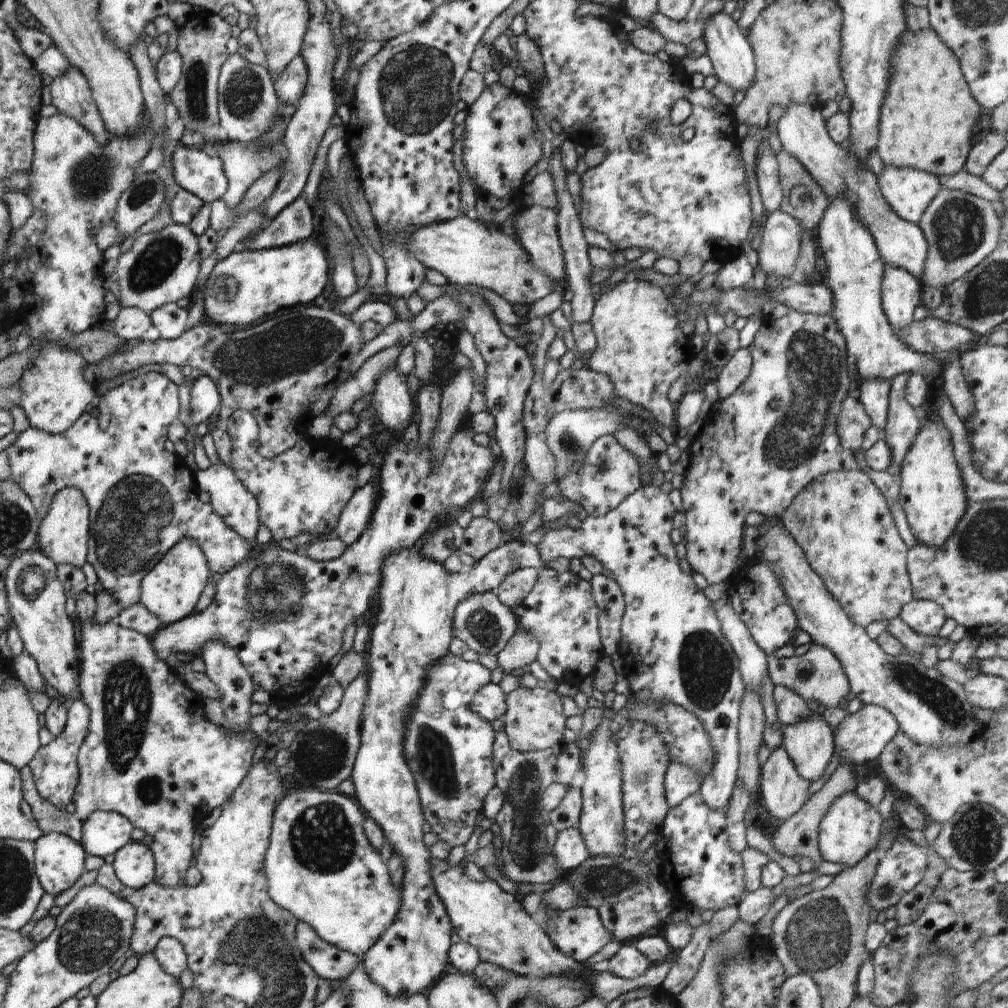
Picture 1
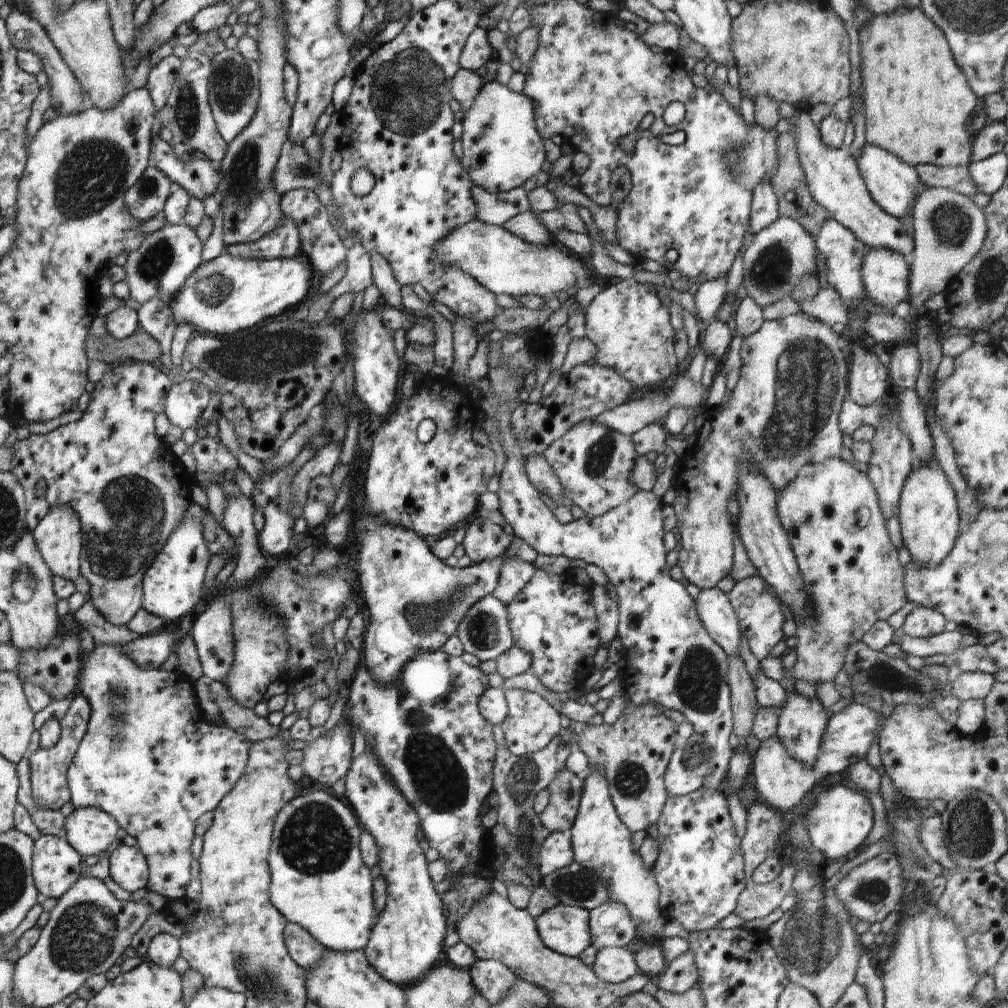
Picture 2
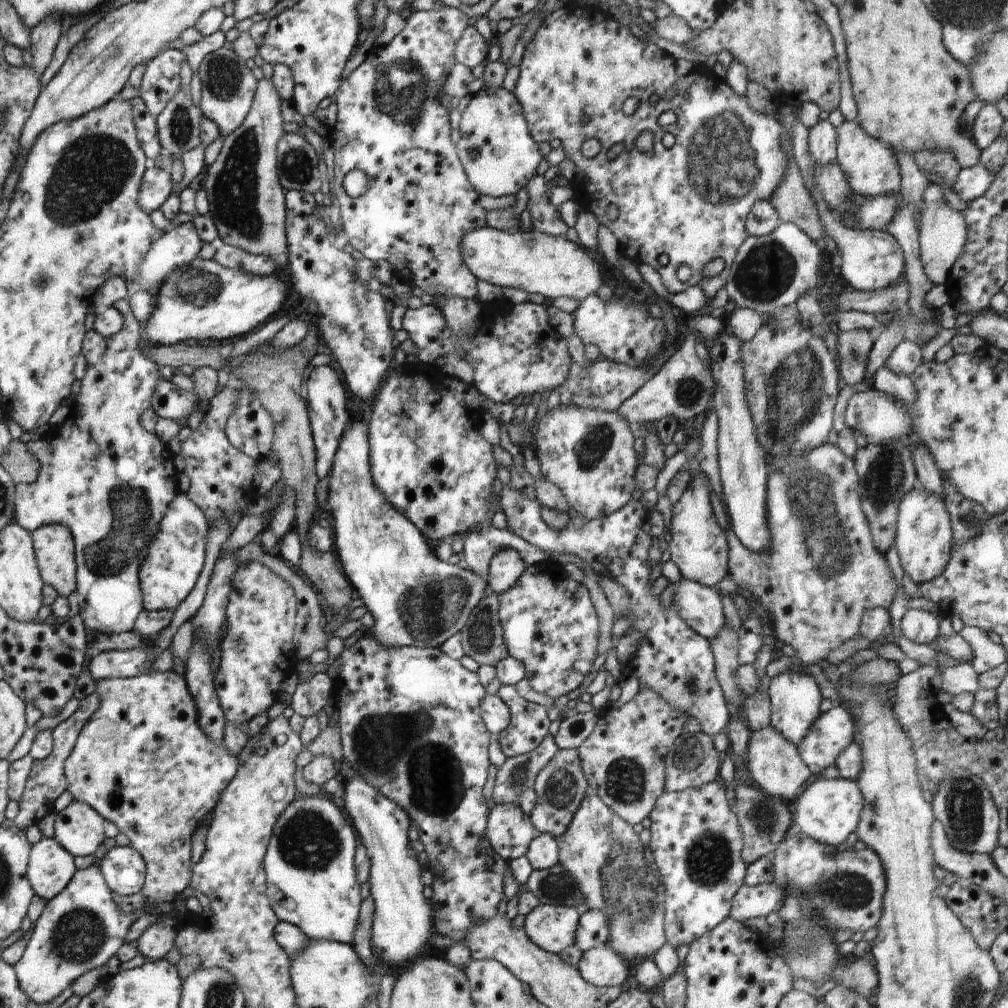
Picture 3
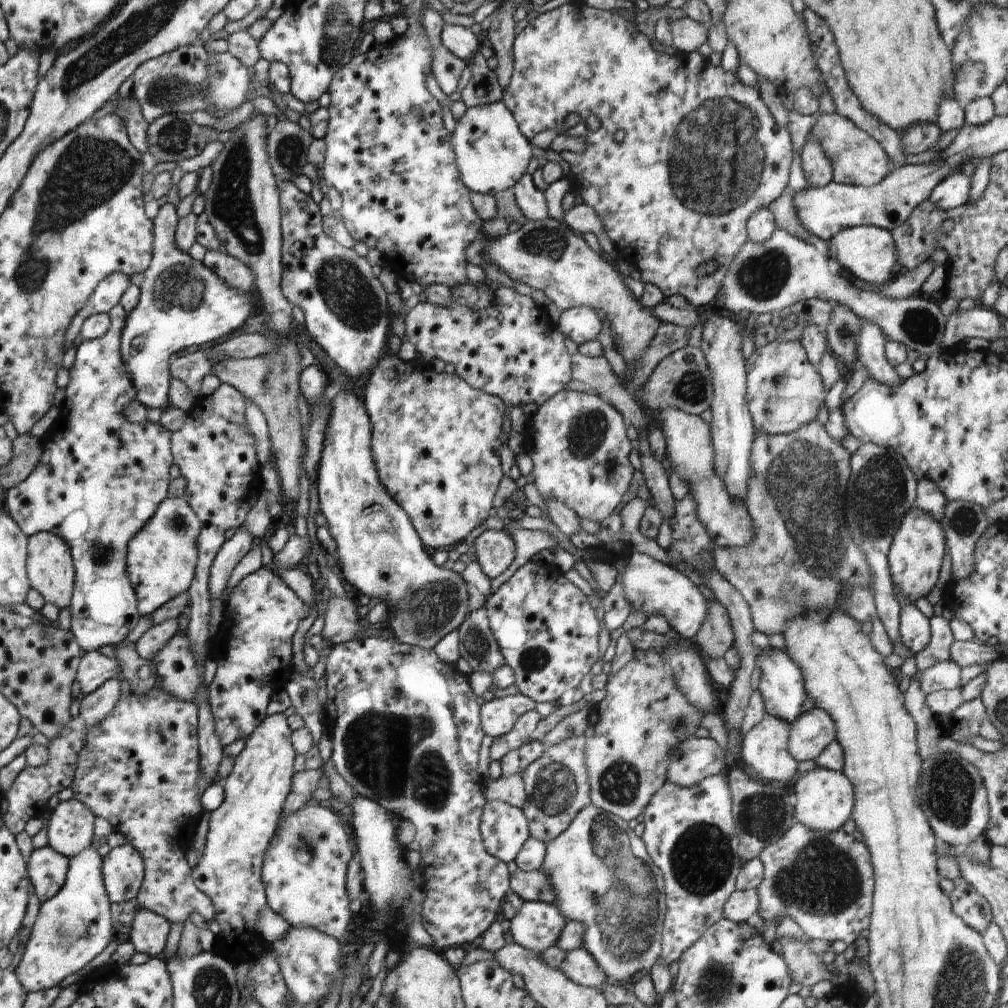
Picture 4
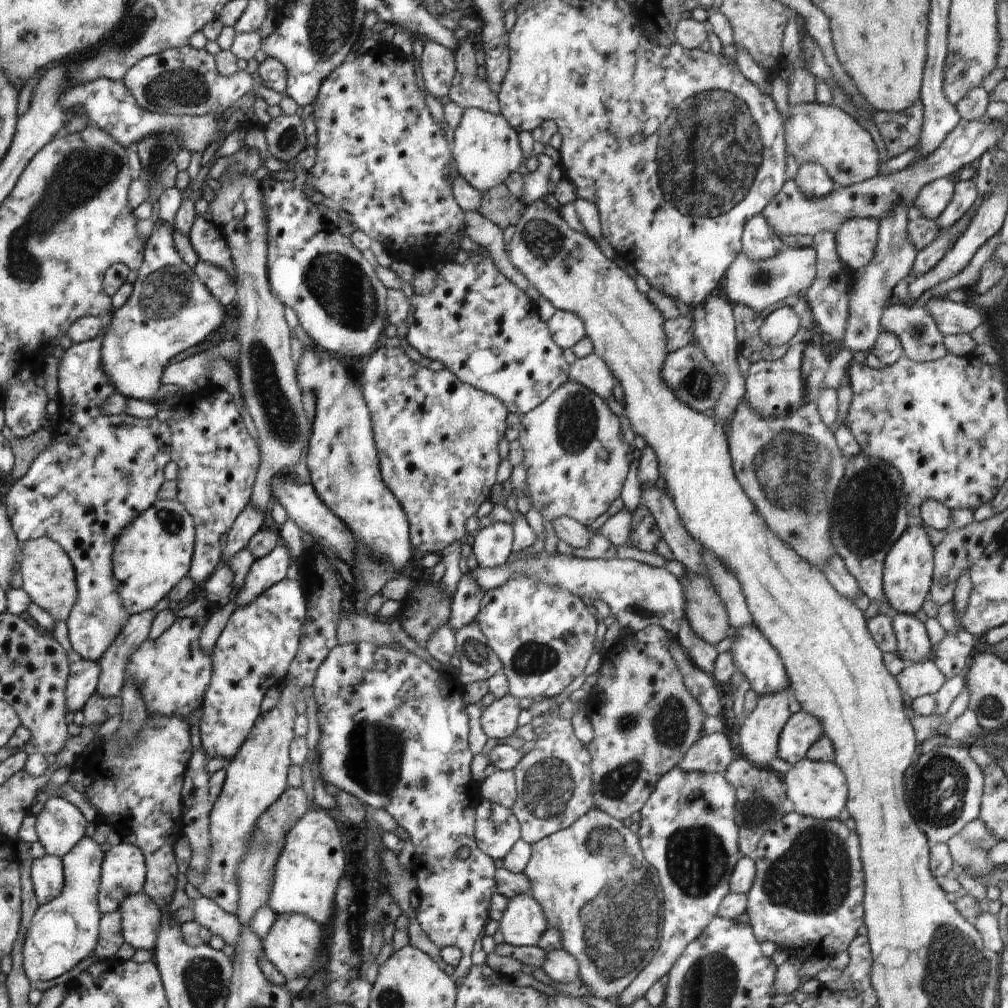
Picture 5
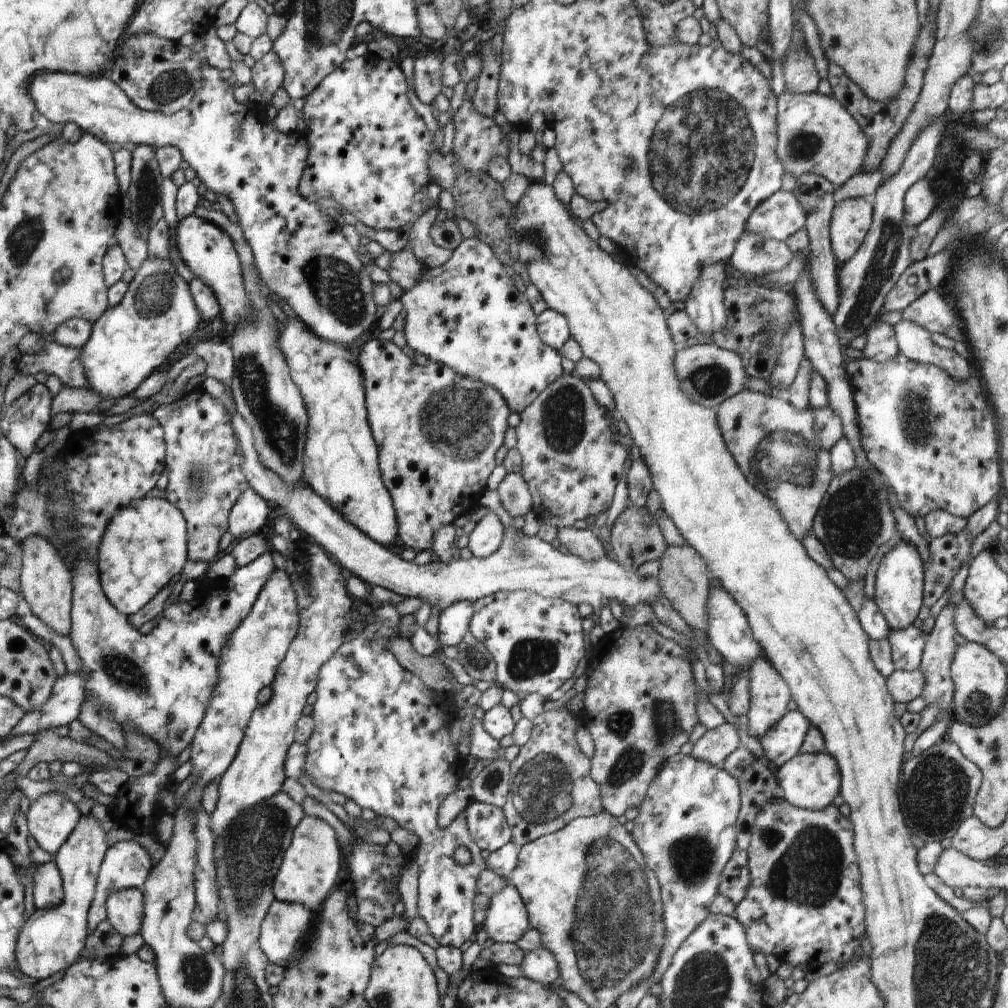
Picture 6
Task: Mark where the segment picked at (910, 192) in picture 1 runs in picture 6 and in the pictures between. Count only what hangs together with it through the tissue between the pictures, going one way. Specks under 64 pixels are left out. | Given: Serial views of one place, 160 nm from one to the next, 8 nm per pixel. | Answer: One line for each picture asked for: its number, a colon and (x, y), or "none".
2: (891, 182)
3: (869, 165)
4: (857, 158)
5: (823, 134)
6: (816, 134)

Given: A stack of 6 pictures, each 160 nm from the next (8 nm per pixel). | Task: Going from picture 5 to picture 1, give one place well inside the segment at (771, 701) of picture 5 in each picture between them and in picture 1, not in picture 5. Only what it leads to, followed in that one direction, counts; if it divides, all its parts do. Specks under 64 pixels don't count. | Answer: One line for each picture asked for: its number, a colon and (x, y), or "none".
1: (784, 791)
2: (782, 780)
3: (775, 764)
4: (764, 749)

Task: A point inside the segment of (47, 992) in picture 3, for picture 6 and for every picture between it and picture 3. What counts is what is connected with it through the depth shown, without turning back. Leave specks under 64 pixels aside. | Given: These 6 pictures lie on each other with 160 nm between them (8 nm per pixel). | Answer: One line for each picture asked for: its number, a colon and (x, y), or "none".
4: (72, 928)
5: (63, 933)
6: (51, 940)

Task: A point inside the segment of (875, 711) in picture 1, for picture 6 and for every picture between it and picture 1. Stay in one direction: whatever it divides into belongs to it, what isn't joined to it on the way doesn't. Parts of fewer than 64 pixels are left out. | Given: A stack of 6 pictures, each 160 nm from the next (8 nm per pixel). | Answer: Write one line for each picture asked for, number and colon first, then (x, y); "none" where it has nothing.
2: (848, 735)
3: (833, 730)
4: (814, 729)
5: (802, 730)
6: (784, 741)

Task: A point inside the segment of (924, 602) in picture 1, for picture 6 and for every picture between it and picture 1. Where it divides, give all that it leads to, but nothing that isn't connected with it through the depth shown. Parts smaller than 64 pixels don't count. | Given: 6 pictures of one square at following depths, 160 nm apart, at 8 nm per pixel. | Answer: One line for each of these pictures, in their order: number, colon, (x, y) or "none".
2: (922, 622)
3: (919, 626)
4: (914, 627)
5: (913, 642)
6: (908, 645)

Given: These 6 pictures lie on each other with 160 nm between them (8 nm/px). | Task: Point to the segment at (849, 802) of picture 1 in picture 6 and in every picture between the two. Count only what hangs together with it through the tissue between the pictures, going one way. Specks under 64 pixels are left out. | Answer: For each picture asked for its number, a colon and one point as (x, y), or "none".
2: (841, 818)
3: (828, 809)
4: (825, 798)
5: (817, 789)
6: (809, 781)

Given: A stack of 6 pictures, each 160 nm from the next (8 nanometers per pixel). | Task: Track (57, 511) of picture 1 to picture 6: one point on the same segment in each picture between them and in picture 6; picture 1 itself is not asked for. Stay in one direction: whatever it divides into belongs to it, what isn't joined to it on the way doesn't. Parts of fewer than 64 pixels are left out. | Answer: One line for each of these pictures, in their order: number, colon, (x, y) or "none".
2: (59, 538)
3: (55, 547)
4: (51, 571)
5: (49, 578)
6: (46, 582)

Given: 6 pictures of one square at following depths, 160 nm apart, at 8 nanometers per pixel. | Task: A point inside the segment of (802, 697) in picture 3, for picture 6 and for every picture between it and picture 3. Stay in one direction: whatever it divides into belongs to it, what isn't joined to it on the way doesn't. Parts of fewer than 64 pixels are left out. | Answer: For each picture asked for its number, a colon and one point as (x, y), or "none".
4: (781, 684)
5: (754, 656)
6: (729, 632)

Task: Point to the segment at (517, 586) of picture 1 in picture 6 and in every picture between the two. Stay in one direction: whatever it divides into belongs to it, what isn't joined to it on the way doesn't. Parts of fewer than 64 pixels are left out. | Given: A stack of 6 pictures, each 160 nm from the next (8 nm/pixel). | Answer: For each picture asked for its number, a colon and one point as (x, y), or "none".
2: (514, 574)
3: (506, 565)
4: (494, 549)
5: (493, 546)
6: (486, 537)

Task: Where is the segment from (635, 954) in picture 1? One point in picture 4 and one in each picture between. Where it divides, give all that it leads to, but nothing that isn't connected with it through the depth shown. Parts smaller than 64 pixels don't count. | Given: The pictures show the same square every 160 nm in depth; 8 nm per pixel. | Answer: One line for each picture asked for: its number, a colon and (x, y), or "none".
2: (611, 964)
3: (602, 967)
4: (578, 965)

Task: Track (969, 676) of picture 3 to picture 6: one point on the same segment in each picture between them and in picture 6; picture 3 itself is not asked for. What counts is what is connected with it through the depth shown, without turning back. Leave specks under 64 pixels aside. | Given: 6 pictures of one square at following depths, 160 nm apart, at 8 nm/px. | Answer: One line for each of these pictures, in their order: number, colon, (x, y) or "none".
4: (946, 675)
5: (917, 679)
6: (904, 686)

